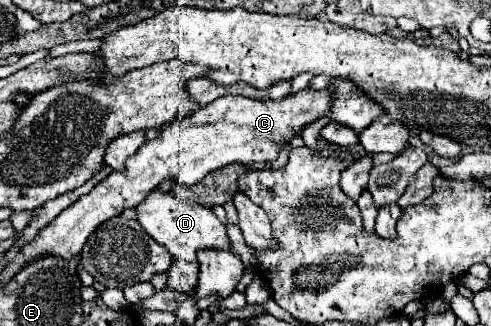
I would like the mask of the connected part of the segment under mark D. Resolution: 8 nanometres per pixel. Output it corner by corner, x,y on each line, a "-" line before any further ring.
154,189
136,209
136,219
142,225
142,229
160,245
166,247
166,251
172,255
172,259
180,261
196,261
196,253
200,249
230,249
230,239
226,235
226,227
218,221
218,217
212,213
212,209
202,207
200,203
194,203
190,199
180,199
172,191
160,191

